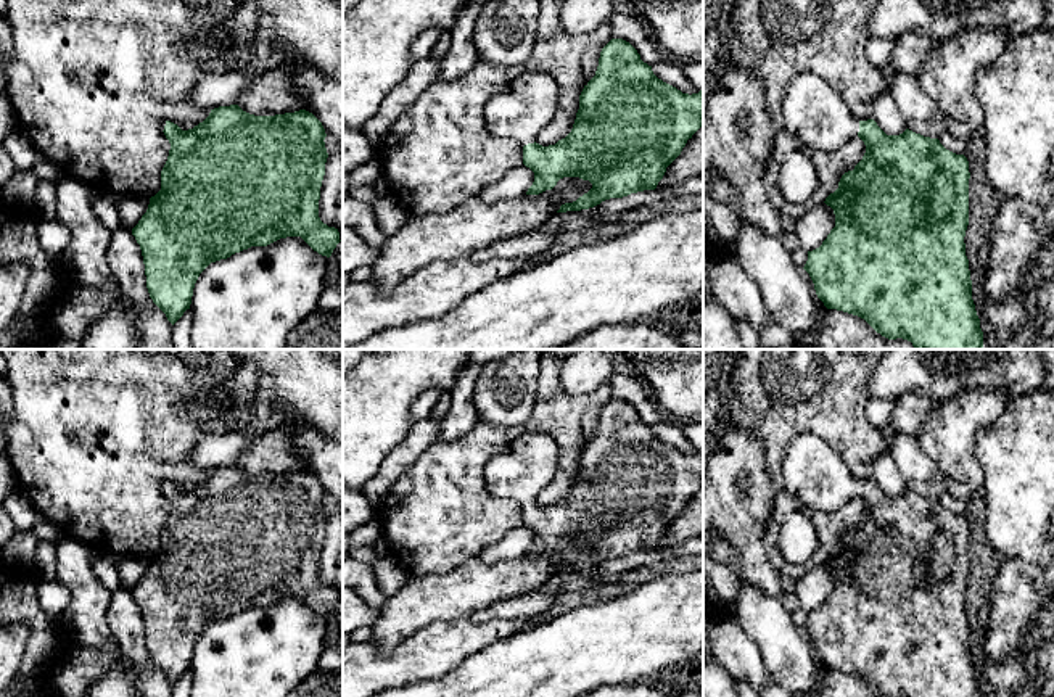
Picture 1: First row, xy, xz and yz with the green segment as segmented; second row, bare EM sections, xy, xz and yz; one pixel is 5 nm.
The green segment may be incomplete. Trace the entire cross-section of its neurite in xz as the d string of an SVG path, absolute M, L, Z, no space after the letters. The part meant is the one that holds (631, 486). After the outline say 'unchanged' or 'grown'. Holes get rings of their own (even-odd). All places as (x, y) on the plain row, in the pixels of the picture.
M611 399L600 412L595 436L579 456L571 493L555 505L523 507L523 525L534 533L526 555L552 551L563 538L589 541L592 549L557 573L581 571L610 559L655 551L666 528L681 515L687 501L703 486L703 451L682 454L658 439L652 427L623 399Z | unchanged

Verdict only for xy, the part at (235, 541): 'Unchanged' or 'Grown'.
Unchanged

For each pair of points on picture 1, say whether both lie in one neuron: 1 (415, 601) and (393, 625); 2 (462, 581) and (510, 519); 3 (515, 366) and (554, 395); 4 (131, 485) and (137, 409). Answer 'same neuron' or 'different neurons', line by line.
1: same neuron
2: different neurons
3: different neurons
4: same neuron

